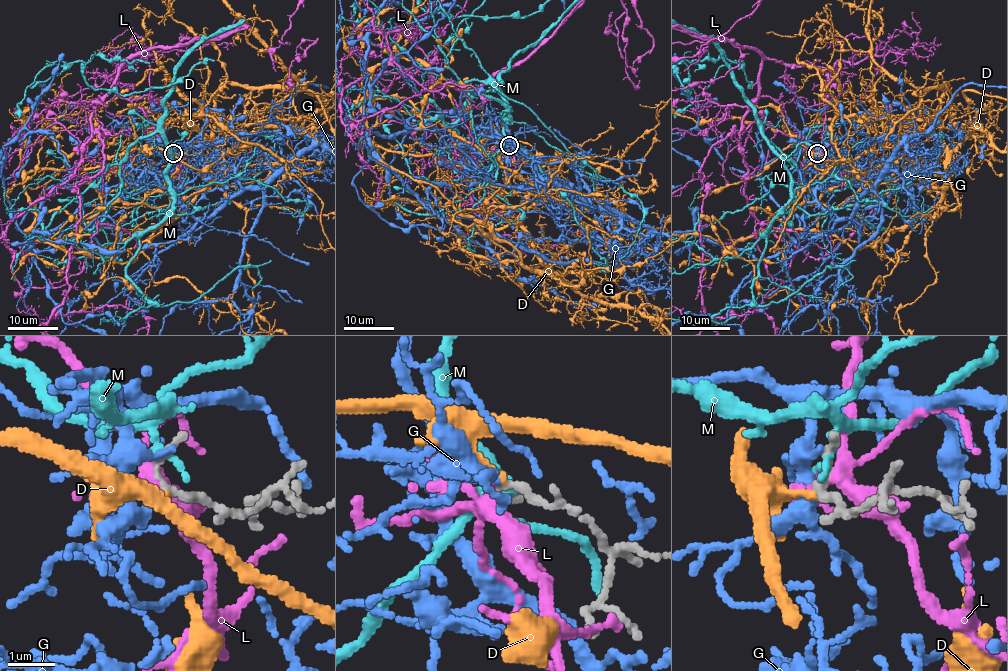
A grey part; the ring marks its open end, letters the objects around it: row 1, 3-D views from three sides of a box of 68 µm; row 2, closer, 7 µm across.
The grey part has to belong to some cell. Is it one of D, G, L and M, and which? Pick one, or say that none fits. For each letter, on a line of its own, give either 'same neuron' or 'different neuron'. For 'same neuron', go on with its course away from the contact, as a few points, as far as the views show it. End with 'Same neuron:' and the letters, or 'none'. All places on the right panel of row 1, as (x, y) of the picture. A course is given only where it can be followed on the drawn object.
D: different neuron
G: different neuron
L: different neuron
M: different neuron
Same neuron: none

